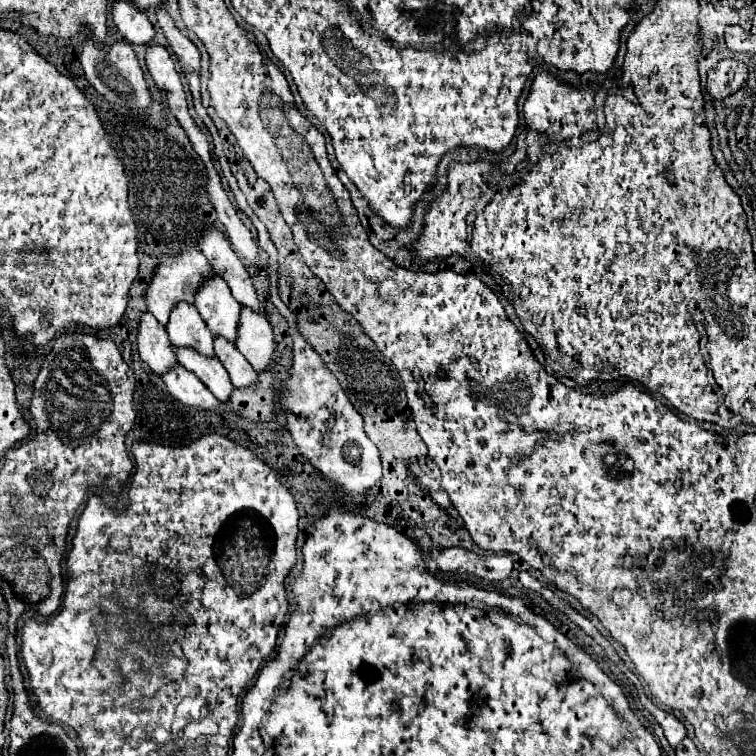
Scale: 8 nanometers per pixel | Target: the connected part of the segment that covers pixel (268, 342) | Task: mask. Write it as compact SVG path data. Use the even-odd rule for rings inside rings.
M243 308L235 346L257 372L263 372L273 364L277 342L271 324L251 308Z

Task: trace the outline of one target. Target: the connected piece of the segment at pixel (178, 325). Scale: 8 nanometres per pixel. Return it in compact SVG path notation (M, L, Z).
M181 302L175 306L167 324L167 332L173 346L187 346L199 354L215 356L215 336L211 334L211 330L207 330L207 324L203 322L201 314L195 310L193 304Z

